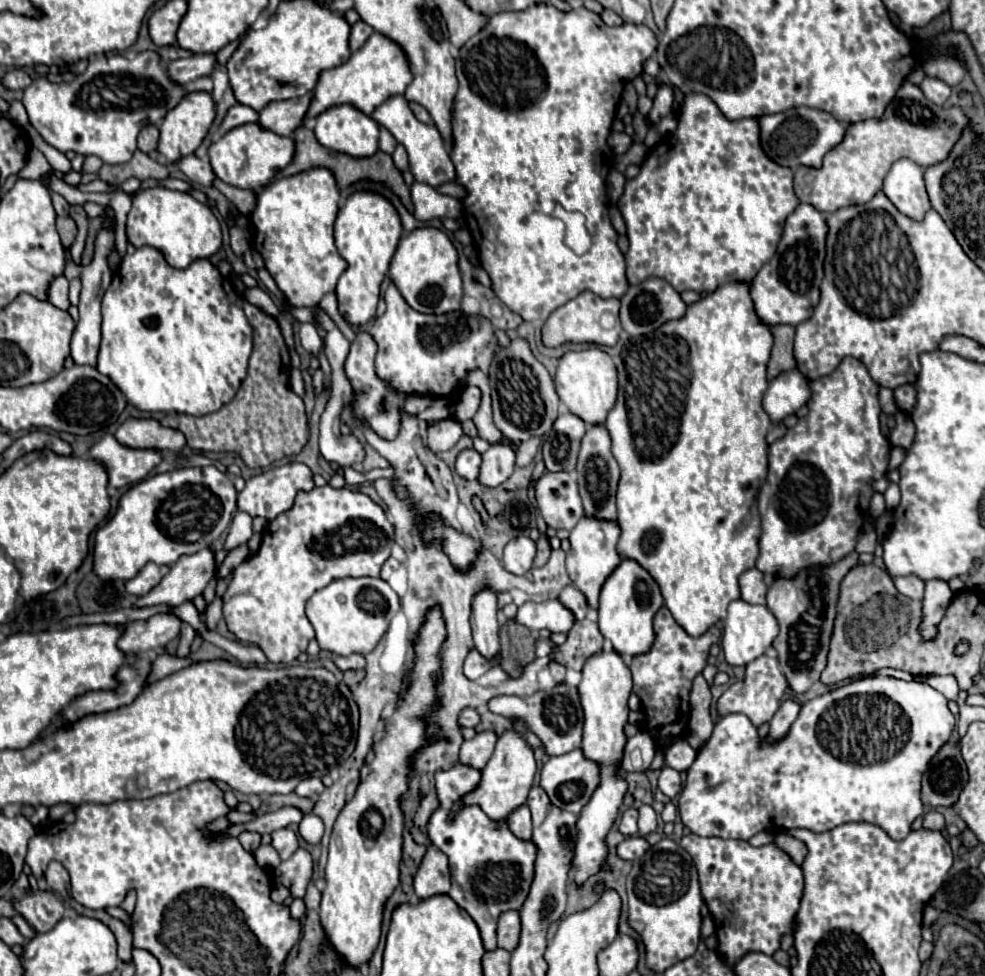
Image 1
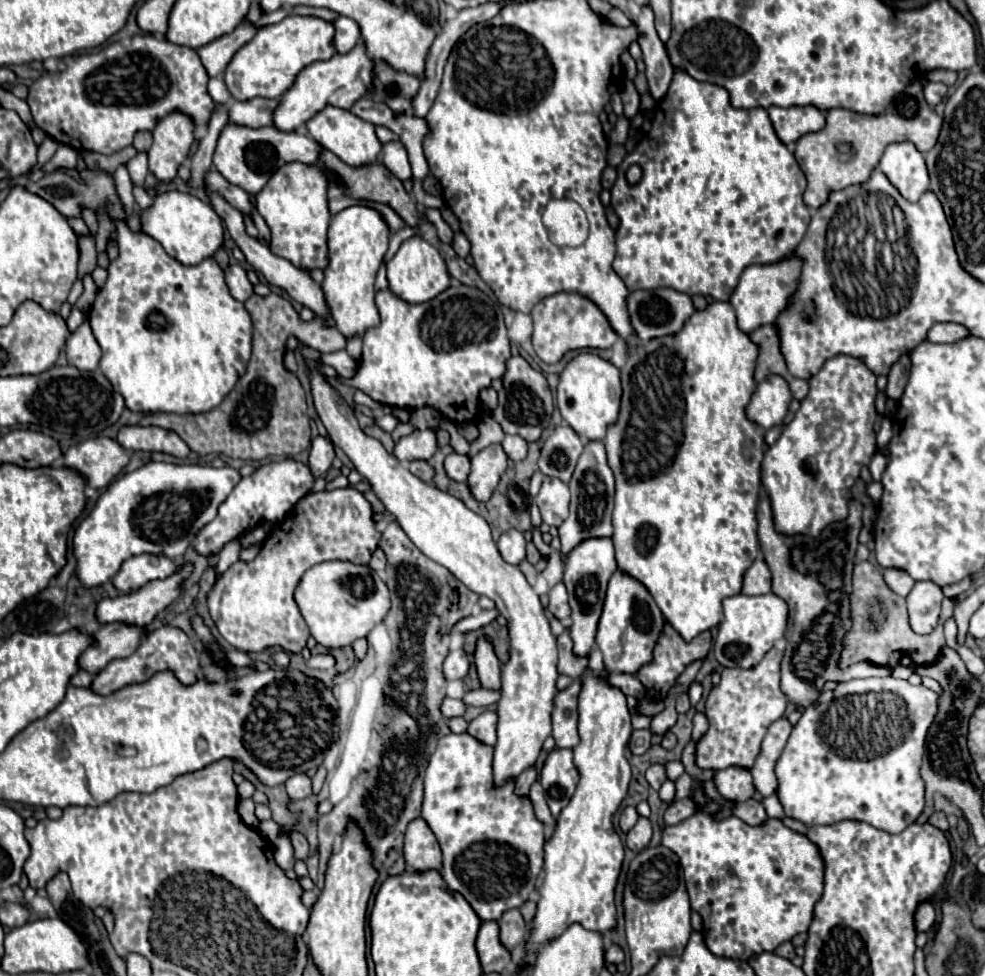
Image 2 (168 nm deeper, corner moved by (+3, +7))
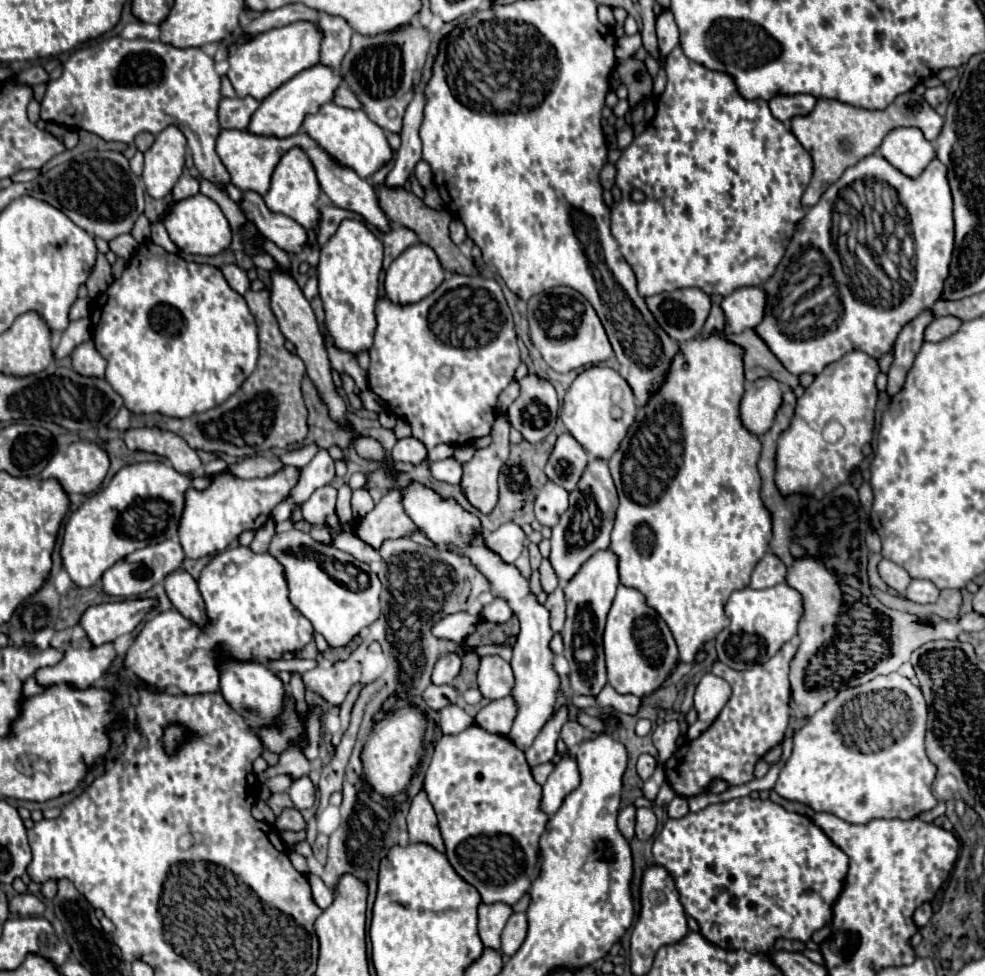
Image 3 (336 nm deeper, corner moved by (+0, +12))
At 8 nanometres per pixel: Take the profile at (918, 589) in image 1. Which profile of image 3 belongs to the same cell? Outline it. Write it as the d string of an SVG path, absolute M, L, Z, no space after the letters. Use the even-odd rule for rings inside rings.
M882 558L880 564L878 564L878 572L880 572L882 580L884 580L892 590L896 590L898 594L904 594L906 588L910 586L910 582L912 582L910 574L908 574L902 566L898 566L898 564L890 562L890 560L884 560L884 558Z

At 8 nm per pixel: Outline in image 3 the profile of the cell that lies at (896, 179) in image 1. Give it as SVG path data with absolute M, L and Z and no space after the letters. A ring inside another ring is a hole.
M896 128L892 130L882 146L880 154L902 174L910 178L918 178L924 168L934 160L932 144L922 136L918 128Z

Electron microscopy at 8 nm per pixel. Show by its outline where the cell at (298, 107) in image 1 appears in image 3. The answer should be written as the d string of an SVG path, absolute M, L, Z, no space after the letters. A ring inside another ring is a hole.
M252 96L246 98L222 98L218 106L218 120L222 128L246 130L252 114L258 110L260 102Z

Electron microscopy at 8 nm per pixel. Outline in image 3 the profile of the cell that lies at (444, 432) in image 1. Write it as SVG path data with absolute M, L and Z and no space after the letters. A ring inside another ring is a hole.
M414 436L402 438L396 442L392 448L392 458L396 462L410 462L410 464L420 464L428 454L428 448Z

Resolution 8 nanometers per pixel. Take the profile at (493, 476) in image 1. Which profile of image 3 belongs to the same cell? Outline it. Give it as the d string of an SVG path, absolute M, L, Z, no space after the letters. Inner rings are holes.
M498 416L492 426L492 444L476 450L474 458L464 464L462 492L482 514L492 512L498 500L498 474L502 464L508 460L510 442L508 442L510 422L506 416Z

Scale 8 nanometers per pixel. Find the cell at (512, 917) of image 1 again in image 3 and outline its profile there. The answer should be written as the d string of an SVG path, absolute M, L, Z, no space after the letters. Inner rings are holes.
M514 912L504 926L504 932L502 932L502 952L512 956L522 946L524 938L526 938L526 930L528 930L526 914Z

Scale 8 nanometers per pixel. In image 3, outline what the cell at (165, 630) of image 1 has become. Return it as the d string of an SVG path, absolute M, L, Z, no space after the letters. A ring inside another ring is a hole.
M72 640L64 650L64 658L50 668L40 668L36 680L40 686L54 686L68 682L74 688L86 688L102 680L104 672L116 658L114 644L94 646L90 640Z

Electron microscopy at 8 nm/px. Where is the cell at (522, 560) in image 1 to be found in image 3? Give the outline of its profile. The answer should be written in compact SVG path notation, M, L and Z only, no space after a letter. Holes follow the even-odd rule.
M510 522L502 524L496 532L486 536L486 544L492 550L496 550L504 562L514 562L520 556L524 542L526 542L524 530L518 524L510 524Z

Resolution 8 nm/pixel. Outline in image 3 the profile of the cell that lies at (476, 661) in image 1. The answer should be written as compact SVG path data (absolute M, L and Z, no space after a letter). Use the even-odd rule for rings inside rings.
M452 652L452 654L440 656L434 666L434 672L432 672L432 682L434 684L452 684L454 678L460 674L460 670L462 670L460 654Z

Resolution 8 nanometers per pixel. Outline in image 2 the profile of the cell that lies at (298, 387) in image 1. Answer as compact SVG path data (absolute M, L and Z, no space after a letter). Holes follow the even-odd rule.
M447 287L441 295L427 303L411 305L395 297L389 289L375 295L375 305L381 315L381 323L369 329L363 337L363 357L359 361L355 381L341 379L343 383L361 389L375 401L391 407L419 409L433 407L443 419L451 423L475 423L481 419L479 391L491 387L493 379L501 379L505 373L505 361L511 357L509 337L503 323L501 305L477 287Z

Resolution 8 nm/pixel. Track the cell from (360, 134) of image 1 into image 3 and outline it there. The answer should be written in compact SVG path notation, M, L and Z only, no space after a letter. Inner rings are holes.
M328 102L316 114L306 116L302 128L332 158L336 158L342 166L352 168L360 178L372 176L380 166L384 166L394 156L394 150L386 140L386 132L378 124L374 124L364 110L350 110L350 108L336 106L334 102Z

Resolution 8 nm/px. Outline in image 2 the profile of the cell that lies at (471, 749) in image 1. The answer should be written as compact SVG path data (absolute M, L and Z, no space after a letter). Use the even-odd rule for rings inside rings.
M485 711L481 715L477 715L471 723L467 733L471 733L475 739L487 743L487 745L495 745L497 741L497 711Z

